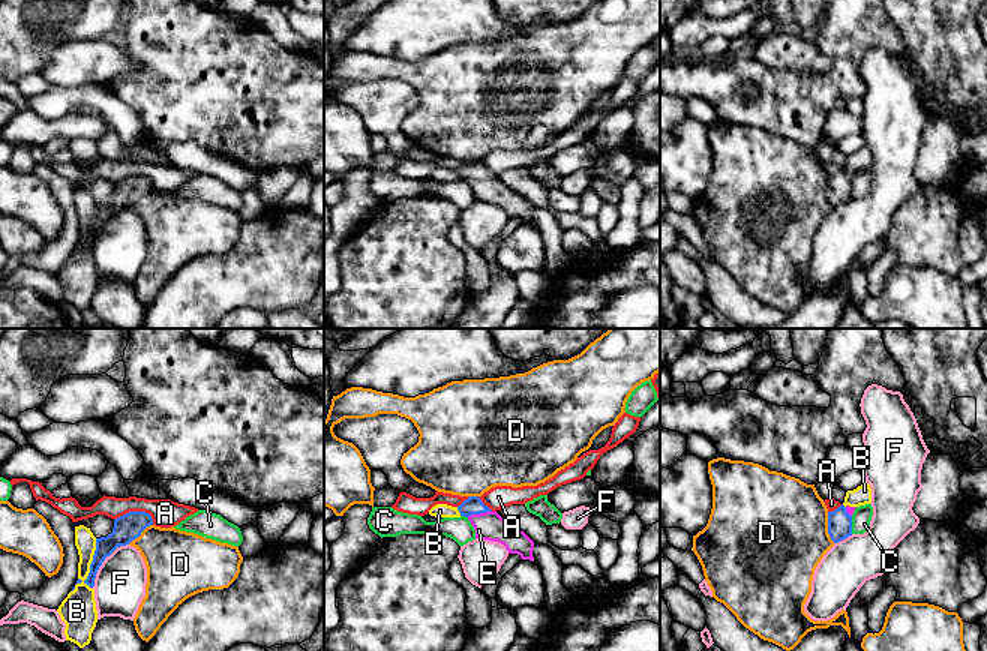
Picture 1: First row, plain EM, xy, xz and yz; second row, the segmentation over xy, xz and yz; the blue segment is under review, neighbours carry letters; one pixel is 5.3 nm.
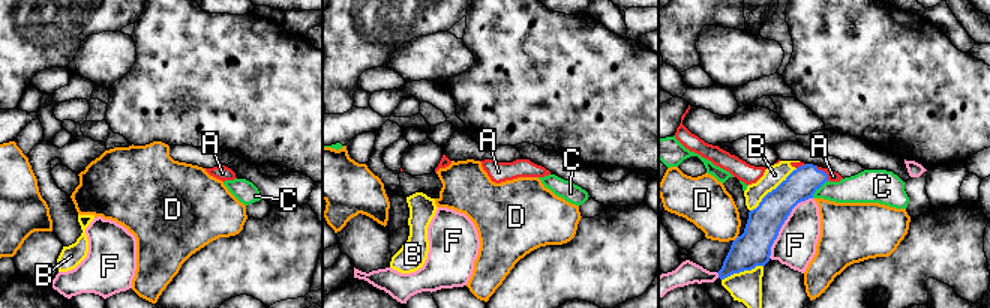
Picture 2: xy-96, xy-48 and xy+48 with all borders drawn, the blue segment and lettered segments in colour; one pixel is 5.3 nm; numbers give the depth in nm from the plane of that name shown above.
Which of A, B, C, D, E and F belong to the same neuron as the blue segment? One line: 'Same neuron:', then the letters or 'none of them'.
Same neuron: E

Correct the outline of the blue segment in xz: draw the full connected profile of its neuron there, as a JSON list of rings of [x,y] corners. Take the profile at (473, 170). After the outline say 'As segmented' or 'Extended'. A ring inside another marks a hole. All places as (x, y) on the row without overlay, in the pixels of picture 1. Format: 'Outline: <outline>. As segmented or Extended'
Outline: [[[468,160],[458,170],[458,174],[474,190],[476,202],[498,206],[506,210],[508,218],[518,218],[522,224],[534,225],[534,206],[484,170],[478,160]]]. Extended

